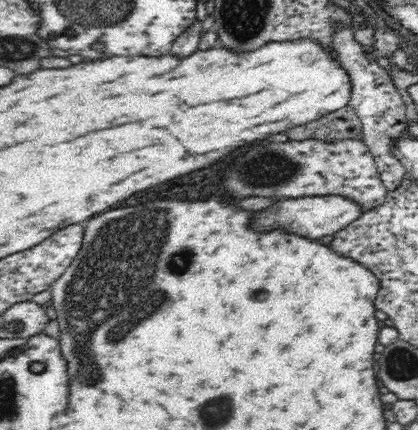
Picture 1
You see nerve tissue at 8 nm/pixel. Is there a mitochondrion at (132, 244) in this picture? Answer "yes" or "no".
yes

